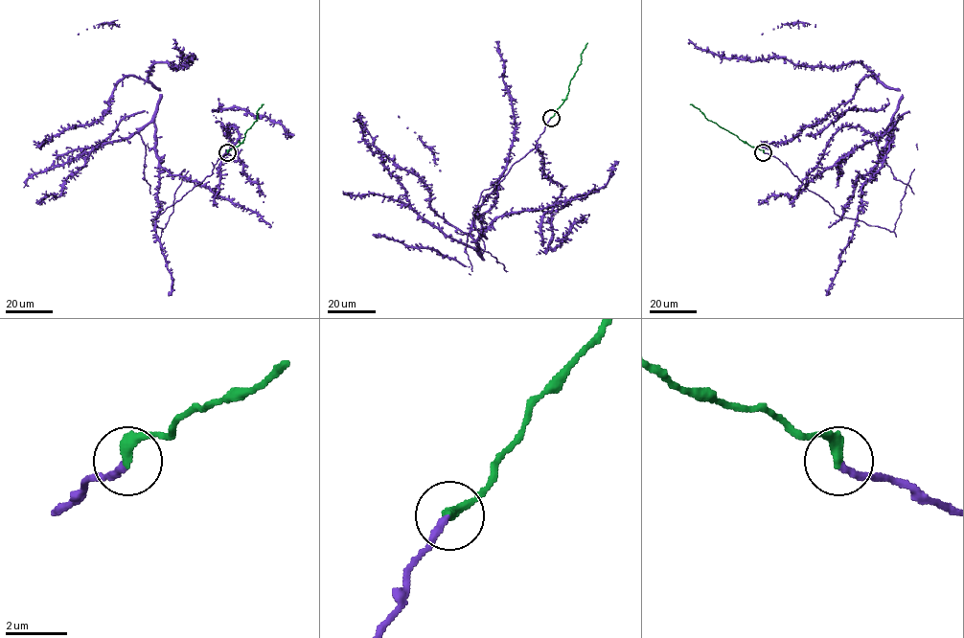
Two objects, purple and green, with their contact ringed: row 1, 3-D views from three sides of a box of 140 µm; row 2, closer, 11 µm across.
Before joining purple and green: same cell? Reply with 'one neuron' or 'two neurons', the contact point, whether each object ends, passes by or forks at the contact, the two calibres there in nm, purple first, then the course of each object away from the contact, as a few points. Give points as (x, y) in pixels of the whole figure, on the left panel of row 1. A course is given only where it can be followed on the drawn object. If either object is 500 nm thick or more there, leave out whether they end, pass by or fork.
one neuron; at (227, 152); purple ends there; green ends there; 240 nm thick on the purple side, 400 nm on the other; purple runs (227, 151), (152, 218), (159, 90), (149, 72), (193, 57), (180, 56), (172, 38); green runs (227, 151), (242, 141), (246, 131), (257, 120), (257, 110), (263, 104)

